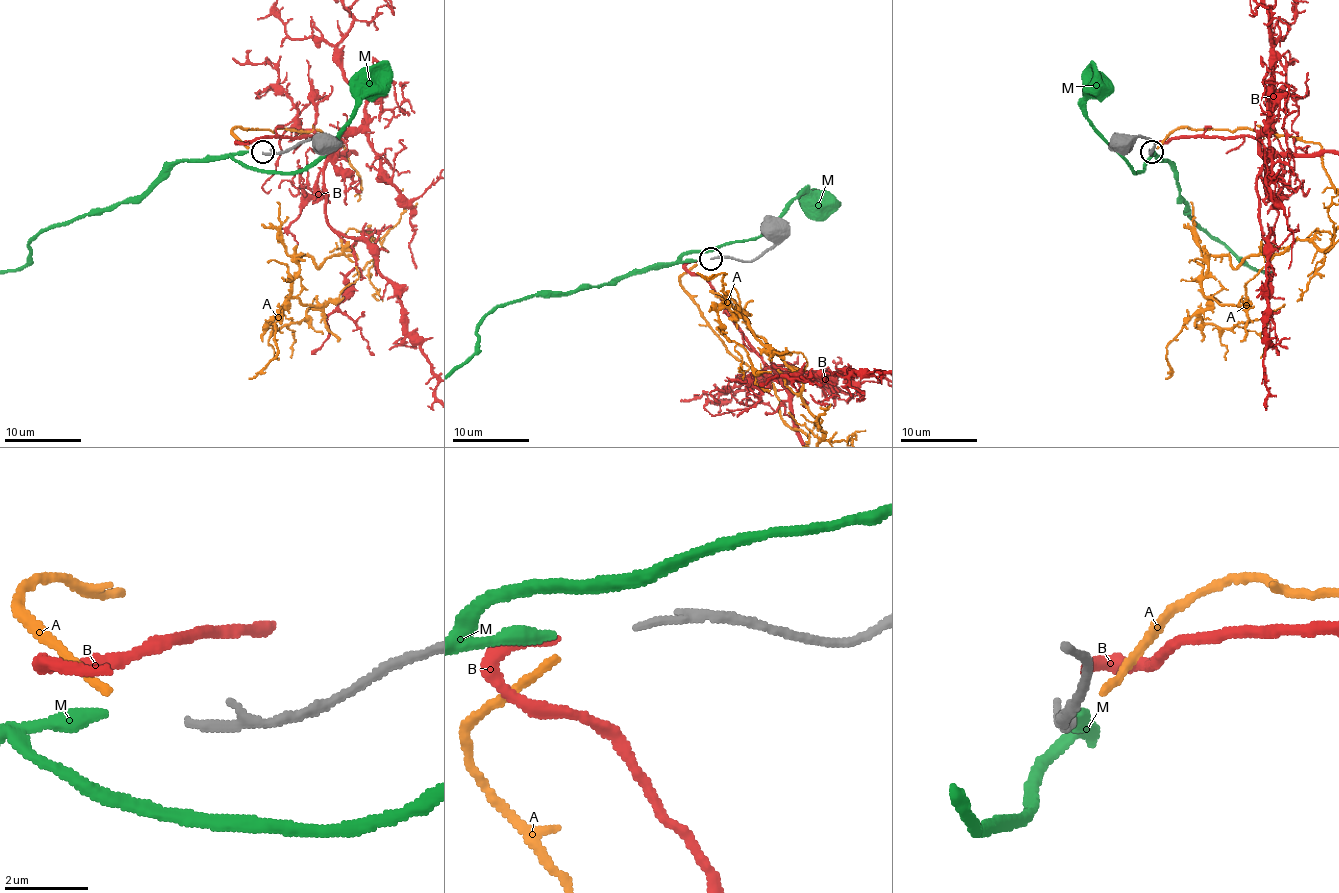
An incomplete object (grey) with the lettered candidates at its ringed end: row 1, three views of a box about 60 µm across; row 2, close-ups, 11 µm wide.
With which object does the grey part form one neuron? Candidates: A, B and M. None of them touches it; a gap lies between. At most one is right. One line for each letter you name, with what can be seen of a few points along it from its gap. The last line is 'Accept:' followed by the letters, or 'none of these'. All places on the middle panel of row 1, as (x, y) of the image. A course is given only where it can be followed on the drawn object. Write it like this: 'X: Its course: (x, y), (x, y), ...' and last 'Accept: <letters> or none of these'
Accept: A

